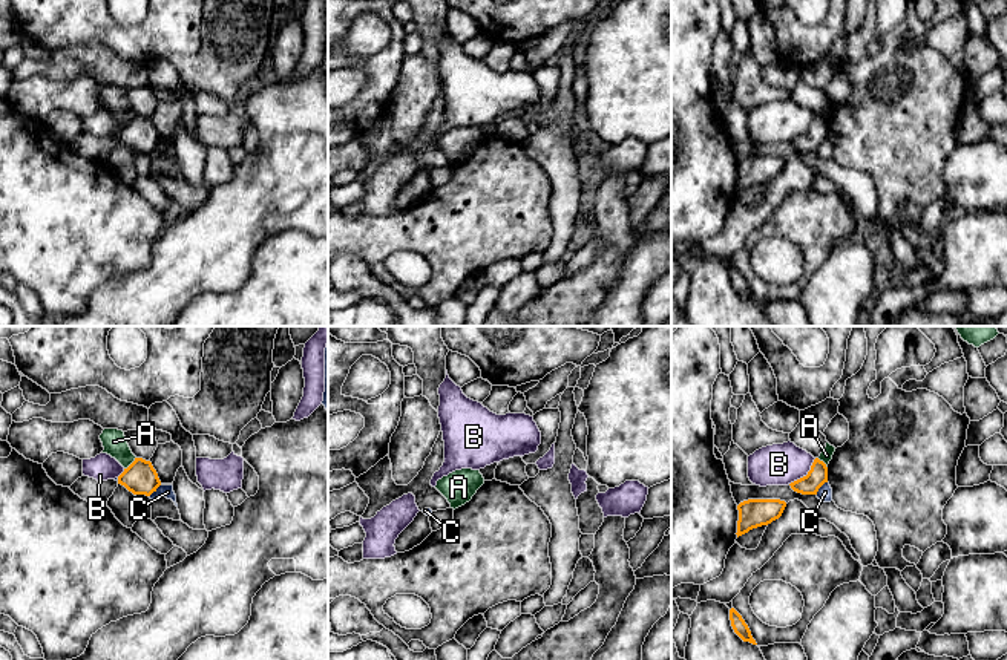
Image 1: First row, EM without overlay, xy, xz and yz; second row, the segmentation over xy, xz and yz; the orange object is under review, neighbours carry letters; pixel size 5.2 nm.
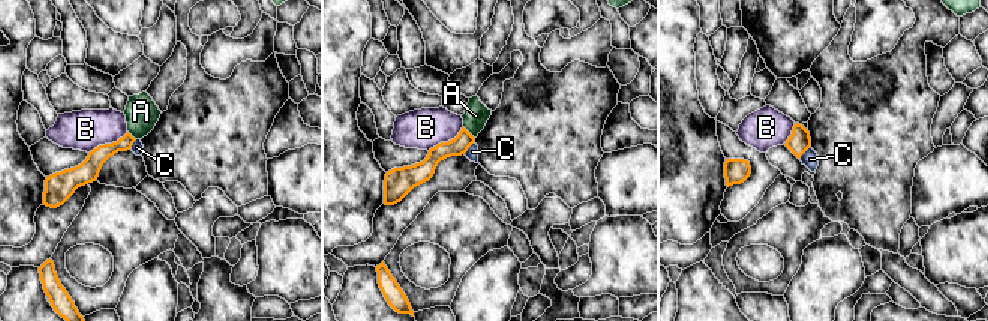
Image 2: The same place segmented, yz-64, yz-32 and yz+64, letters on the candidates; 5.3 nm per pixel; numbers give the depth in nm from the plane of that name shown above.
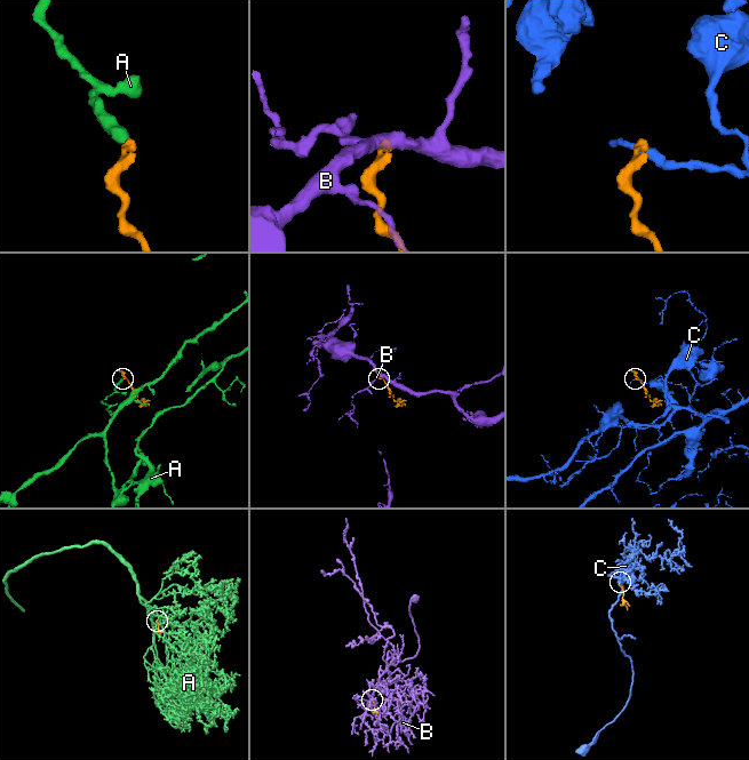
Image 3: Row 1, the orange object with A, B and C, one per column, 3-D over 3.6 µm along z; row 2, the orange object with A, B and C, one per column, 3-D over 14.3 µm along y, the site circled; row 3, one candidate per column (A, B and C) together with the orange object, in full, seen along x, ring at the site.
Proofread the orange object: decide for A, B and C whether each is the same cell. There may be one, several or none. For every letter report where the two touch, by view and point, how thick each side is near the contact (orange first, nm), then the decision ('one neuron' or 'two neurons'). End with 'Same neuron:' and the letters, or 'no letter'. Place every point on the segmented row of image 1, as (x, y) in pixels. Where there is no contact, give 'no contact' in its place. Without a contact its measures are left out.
A: contact xy (132, 463); calibres 170 and 130 nm; two neurons
B: contact yz (806, 475); calibres 110 and 220 nm; two neurons
C: contact yz (820, 486); calibres 110 and 80 nm; two neurons
Same neuron: no letter

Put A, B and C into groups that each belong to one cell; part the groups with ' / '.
A / B / C

